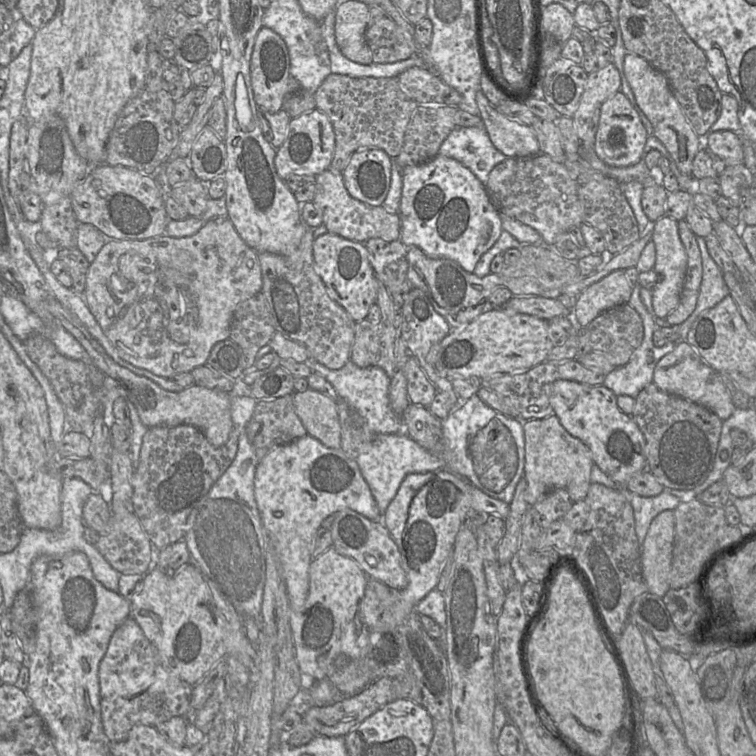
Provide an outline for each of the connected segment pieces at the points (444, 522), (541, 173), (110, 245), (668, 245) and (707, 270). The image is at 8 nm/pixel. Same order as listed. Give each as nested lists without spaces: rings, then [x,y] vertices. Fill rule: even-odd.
[[[450,470],[408,474],[381,517],[401,551],[408,584],[404,589],[398,590],[380,581],[369,581],[359,604],[359,613],[370,632],[394,630],[415,611],[415,606],[430,591],[436,589],[442,568],[454,547],[457,533],[471,514],[496,514],[505,519],[509,512],[509,503],[487,495]]]
[[[548,155],[507,157],[491,170],[484,186],[501,216],[532,227],[545,244],[553,245],[560,234],[584,223],[576,180],[562,163]]]
[[[219,217],[205,222],[196,234],[189,237],[174,238],[161,235],[145,240],[107,240],[90,263],[83,296],[91,314],[123,360],[157,376],[168,378],[206,365],[212,347],[220,341],[229,339],[230,326],[237,305],[260,293],[262,284],[258,252],[243,241],[227,217]]]
[[[668,216],[658,219],[653,225],[651,241],[656,250],[653,270],[659,275],[659,281],[651,289],[653,315],[665,318],[679,304],[687,270],[687,254],[679,236],[678,221]]]
[[[697,236],[697,243],[702,258],[702,281],[694,311],[679,325],[678,333],[682,338],[682,341],[685,341],[687,333],[695,319],[705,310],[716,306],[730,293],[730,290],[724,281],[723,271],[708,253],[705,238]]]

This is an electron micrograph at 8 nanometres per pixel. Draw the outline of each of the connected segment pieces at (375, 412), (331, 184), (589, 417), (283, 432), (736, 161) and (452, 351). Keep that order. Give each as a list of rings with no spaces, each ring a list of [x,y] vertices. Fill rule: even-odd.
[[[350,360],[340,369],[332,370],[313,361],[304,362],[313,373],[317,373],[329,381],[339,398],[344,399],[366,421],[369,428],[377,434],[396,434],[403,430],[401,416],[393,411],[389,400],[391,378],[380,367],[361,368]]]
[[[328,168],[316,175],[315,185],[316,194],[312,203],[321,212],[323,225],[329,233],[361,243],[372,238],[380,238],[389,242],[400,240],[400,215],[390,213],[382,206],[369,206],[353,198],[344,185],[342,172]]]
[[[557,380],[549,397],[554,415],[572,436],[584,442],[598,465],[618,486],[626,486],[636,473],[647,470],[645,439],[631,416],[617,406],[617,396],[603,385],[590,386],[569,380]]]
[[[292,395],[273,400],[258,400],[246,426],[246,433],[258,461],[273,448],[307,435],[296,414]]]
[[[733,131],[709,132],[702,139],[702,147],[721,158],[727,167],[744,164],[743,140]]]
[[[494,308],[467,324],[451,329],[441,342],[430,349],[426,362],[445,378],[475,376],[482,380],[527,371],[547,361],[554,346],[548,335],[547,320]]]

